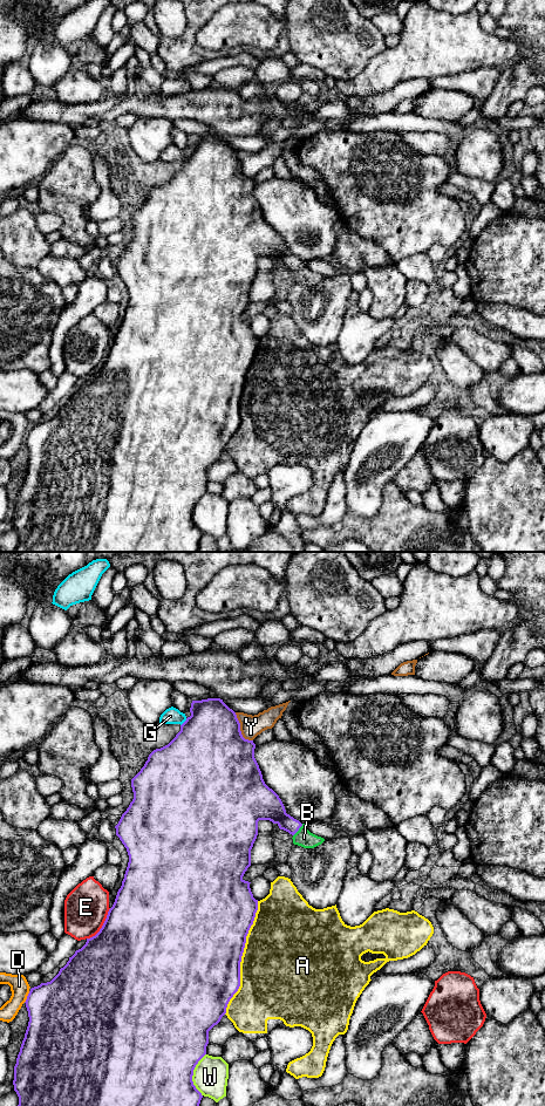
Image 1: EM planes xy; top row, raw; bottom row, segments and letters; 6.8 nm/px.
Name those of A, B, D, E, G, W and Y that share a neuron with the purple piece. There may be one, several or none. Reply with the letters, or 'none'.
B

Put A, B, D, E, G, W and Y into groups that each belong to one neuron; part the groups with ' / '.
A / B / D / E / G / W / Y

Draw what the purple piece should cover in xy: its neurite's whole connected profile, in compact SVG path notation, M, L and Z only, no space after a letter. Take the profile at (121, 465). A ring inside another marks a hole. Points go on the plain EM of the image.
M220 136L192 138L191 153L180 163L180 169L165 184L154 187L141 209L131 217L134 237L115 264L129 293L128 305L100 369L87 376L86 382L69 395L67 402L47 421L30 426L26 445L28 464L14 504L14 528L19 534L15 552L198 552L203 535L192 519L193 507L206 492L209 469L226 451L230 437L240 424L240 400L246 374L258 348L248 319L243 316L251 303L251 287L258 273L258 259L270 258L293 273L293 281L314 286L325 276L311 271L305 261L286 251L279 233L270 226L254 196L256 182L245 177L236 150Z

